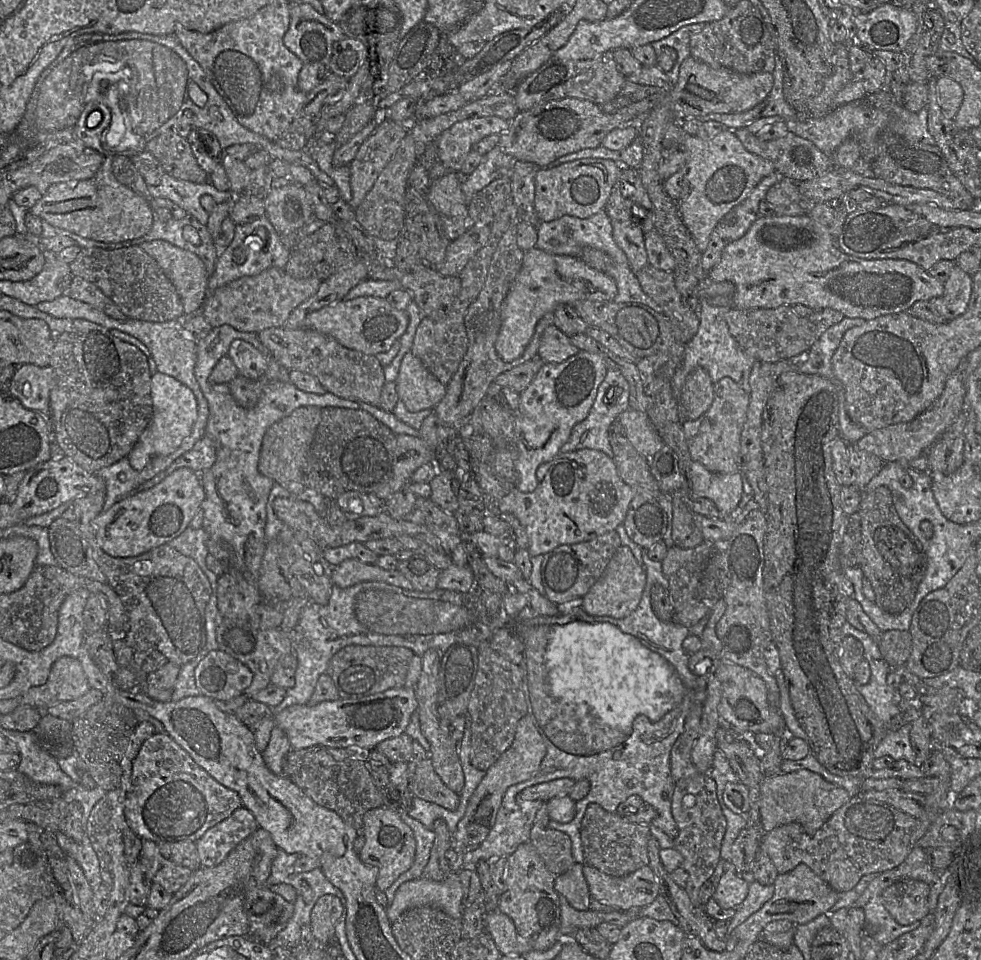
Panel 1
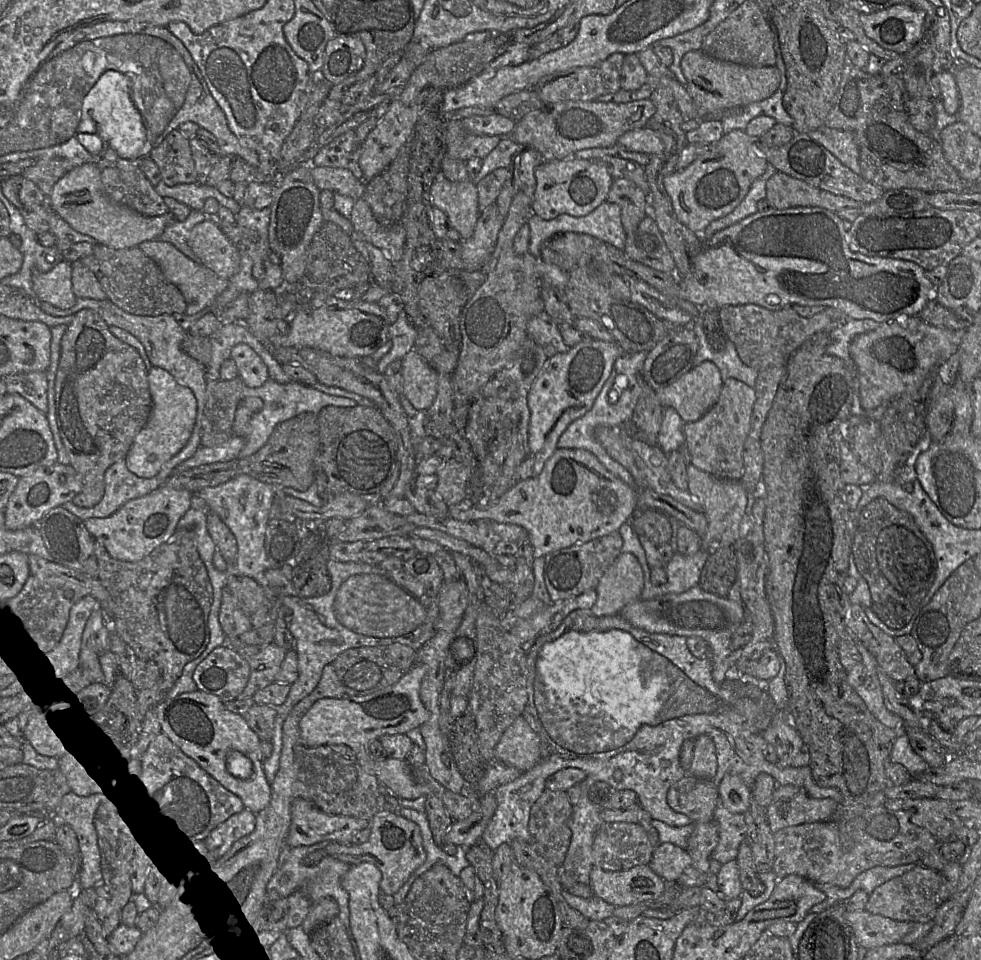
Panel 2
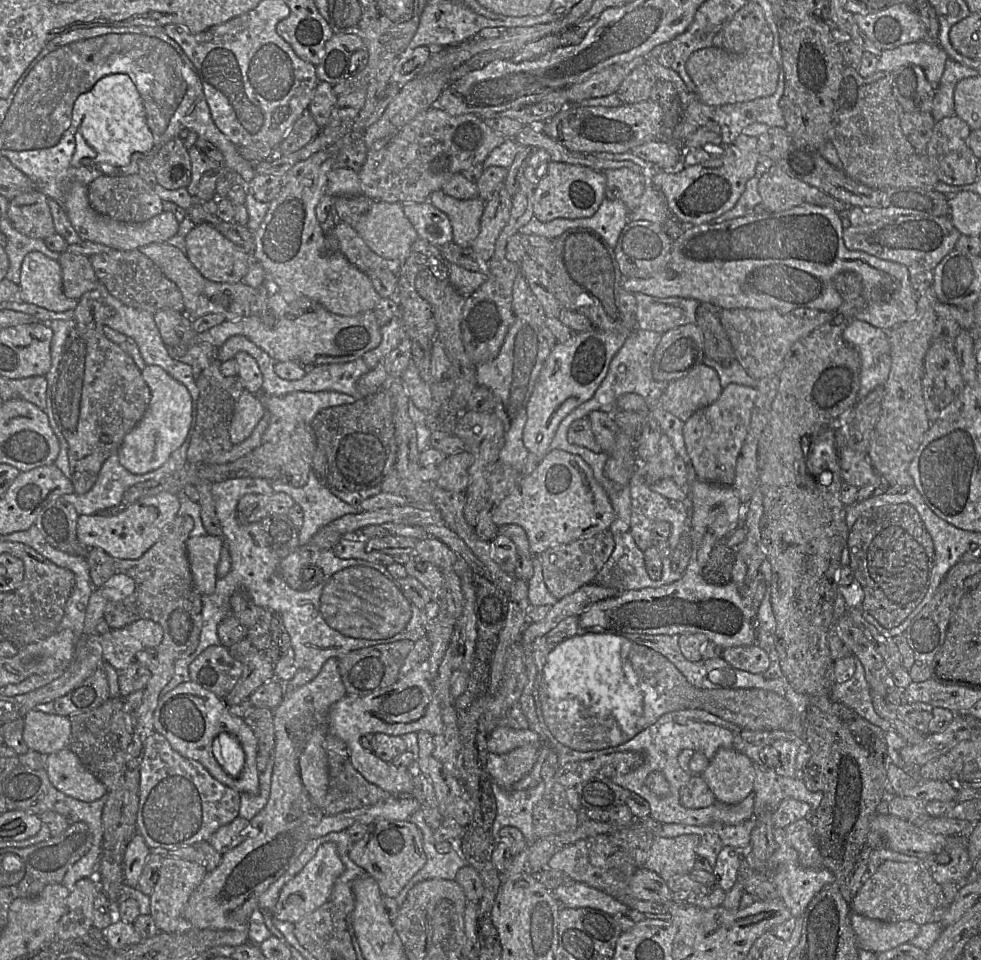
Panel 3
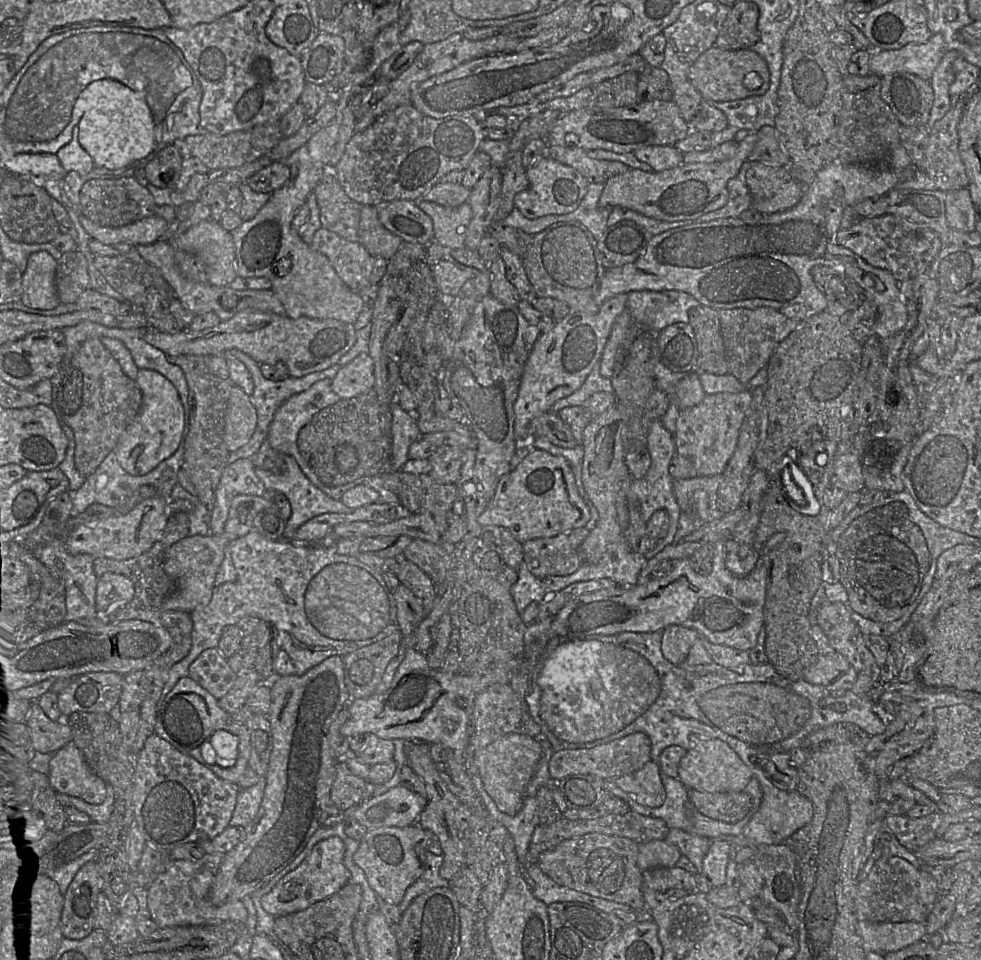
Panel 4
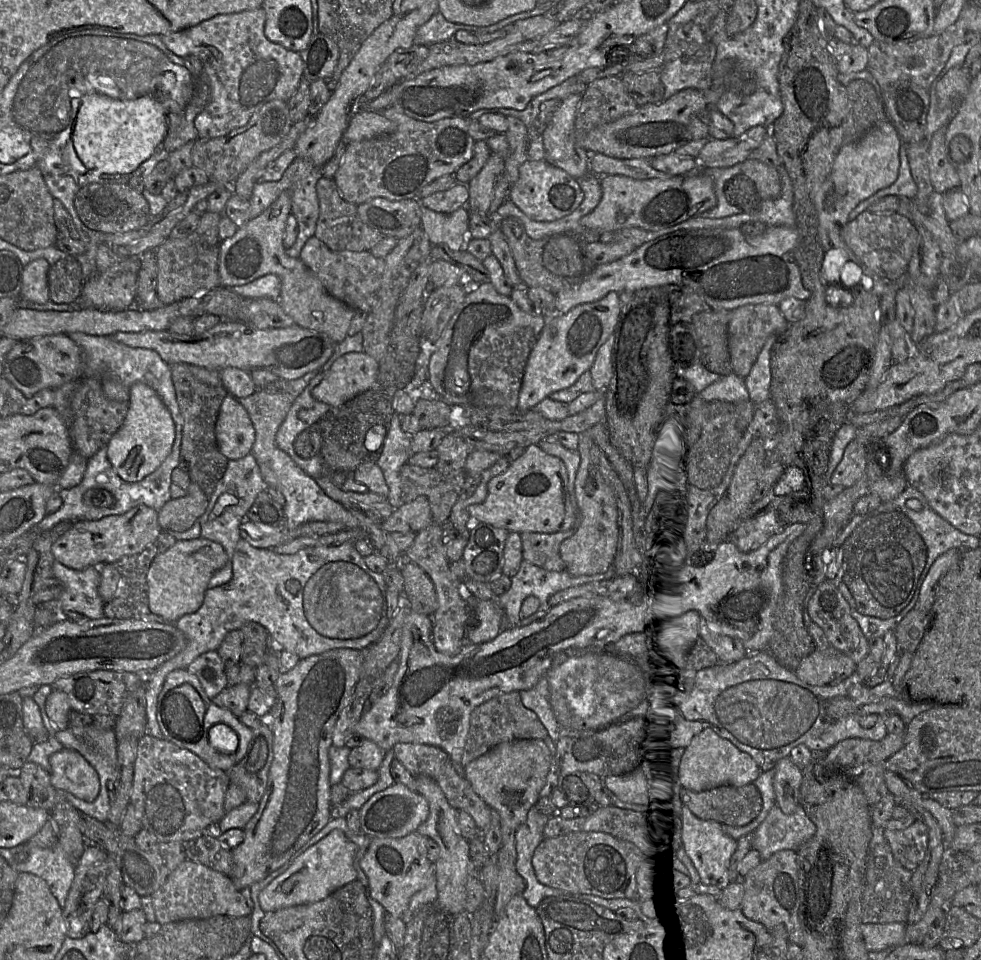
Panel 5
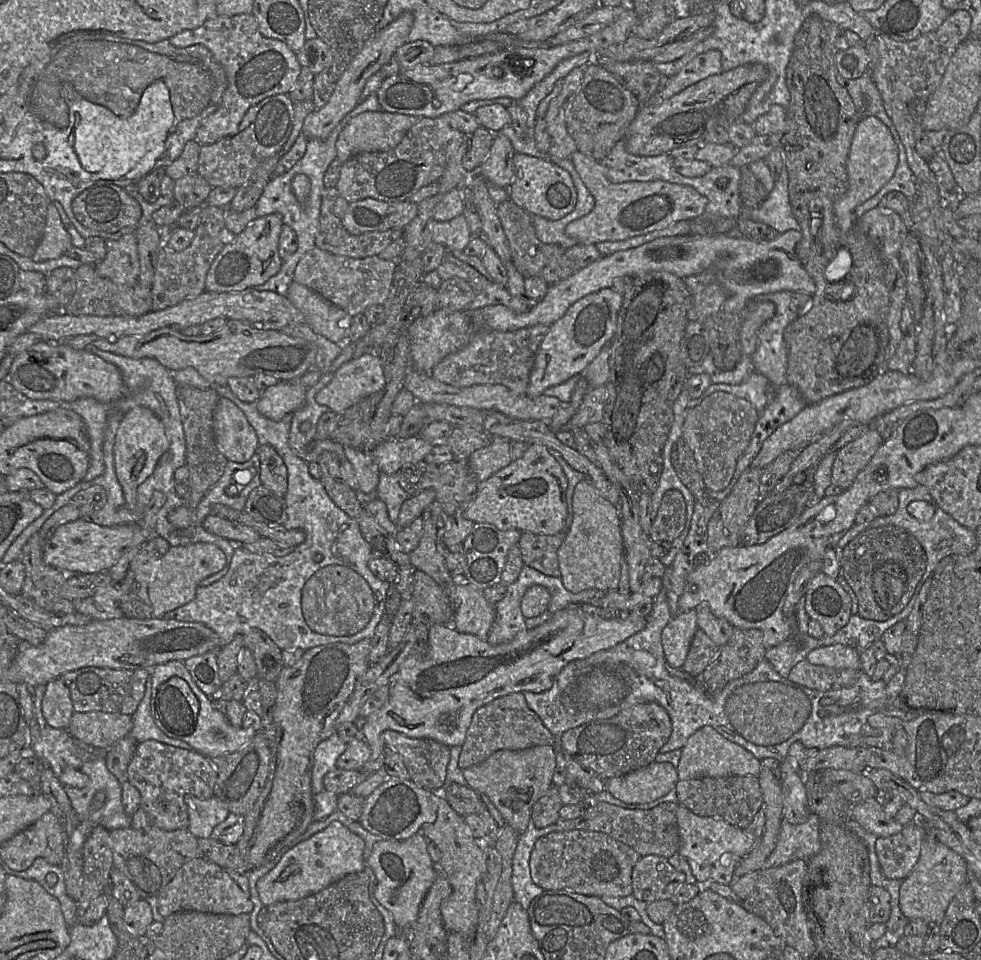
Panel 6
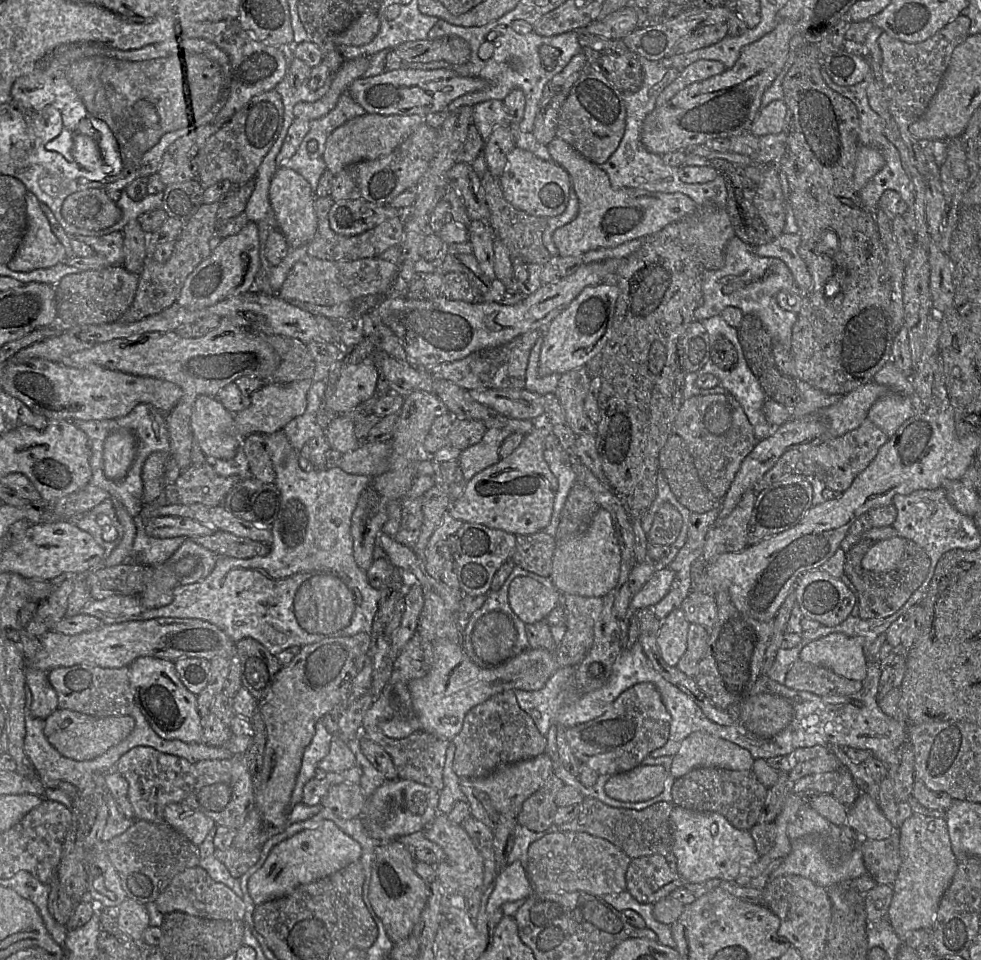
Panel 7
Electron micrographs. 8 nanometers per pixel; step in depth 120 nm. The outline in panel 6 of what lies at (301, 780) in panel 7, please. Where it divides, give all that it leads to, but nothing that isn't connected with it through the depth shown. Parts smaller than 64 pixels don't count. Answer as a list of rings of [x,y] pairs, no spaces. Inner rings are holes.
[[[337,731],[318,744],[314,752],[314,765],[311,775],[313,795],[324,791],[323,778],[336,768],[337,759],[345,752],[347,743],[342,741]]]

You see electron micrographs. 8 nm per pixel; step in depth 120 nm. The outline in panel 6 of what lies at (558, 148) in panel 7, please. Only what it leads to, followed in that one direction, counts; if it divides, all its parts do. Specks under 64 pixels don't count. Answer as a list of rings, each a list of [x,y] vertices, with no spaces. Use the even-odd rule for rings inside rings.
[[[579,150],[571,155],[570,160],[595,199],[589,214],[570,222],[565,228],[565,233],[579,244],[596,245],[602,241],[625,240],[664,229],[678,221],[691,221],[705,212],[708,199],[691,186],[662,180],[612,183],[605,176],[599,161]]]

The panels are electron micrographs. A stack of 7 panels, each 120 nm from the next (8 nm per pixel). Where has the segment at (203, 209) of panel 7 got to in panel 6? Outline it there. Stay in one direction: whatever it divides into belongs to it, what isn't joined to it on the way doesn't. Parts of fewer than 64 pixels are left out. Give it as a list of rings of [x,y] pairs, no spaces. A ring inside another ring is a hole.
[[[204,205],[200,223],[191,244],[182,251],[174,251],[165,242],[160,248],[151,285],[152,310],[158,311],[175,306],[183,300],[196,296],[205,290],[207,273],[225,244],[221,241],[220,232],[225,226],[226,208]]]

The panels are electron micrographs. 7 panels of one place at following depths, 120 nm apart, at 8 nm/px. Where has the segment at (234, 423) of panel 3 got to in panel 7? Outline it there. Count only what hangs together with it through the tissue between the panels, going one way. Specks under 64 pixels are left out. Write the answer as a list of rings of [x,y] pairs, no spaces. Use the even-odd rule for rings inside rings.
[[[201,395],[197,398],[191,426],[197,443],[208,459],[235,458],[243,440],[234,435],[234,415],[217,396]]]

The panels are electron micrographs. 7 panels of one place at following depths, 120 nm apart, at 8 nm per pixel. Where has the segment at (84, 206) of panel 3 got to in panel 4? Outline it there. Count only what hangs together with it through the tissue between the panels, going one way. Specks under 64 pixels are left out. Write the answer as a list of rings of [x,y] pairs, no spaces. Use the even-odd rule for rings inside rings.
[[[82,213],[78,219],[92,239],[107,245],[119,243],[130,244],[134,247],[150,245],[159,241],[169,227],[169,223],[157,215],[121,227],[100,226]]]

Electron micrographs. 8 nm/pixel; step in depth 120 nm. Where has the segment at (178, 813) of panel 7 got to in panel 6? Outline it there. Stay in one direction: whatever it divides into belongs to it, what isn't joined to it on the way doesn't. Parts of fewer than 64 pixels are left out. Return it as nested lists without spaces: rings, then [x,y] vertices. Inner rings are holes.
[[[195,797],[196,807],[188,808],[189,824],[187,830],[196,838],[210,837],[213,828],[223,822],[229,815],[225,803],[216,797],[201,800]]]

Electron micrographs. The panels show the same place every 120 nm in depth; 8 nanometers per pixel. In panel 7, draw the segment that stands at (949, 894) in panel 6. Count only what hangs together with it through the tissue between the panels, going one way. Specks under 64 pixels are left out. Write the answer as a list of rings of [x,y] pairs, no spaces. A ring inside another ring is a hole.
[[[913,813],[896,831],[900,839],[901,865],[892,885],[893,898],[886,918],[904,943],[910,932],[918,929],[929,931],[932,927],[940,900],[951,884],[958,861],[944,818]]]

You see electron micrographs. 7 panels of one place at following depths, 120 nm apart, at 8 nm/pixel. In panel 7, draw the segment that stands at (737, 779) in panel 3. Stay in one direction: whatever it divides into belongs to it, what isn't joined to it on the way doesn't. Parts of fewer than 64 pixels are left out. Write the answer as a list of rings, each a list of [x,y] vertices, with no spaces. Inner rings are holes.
[[[697,731],[690,734],[673,756],[670,774],[676,779],[695,768],[752,770],[750,752],[730,741]]]

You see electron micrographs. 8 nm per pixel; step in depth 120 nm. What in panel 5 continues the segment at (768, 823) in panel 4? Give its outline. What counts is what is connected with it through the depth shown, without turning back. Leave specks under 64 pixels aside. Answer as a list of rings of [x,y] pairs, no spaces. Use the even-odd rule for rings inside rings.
[[[800,804],[793,814],[785,814],[778,805],[774,805],[752,833],[752,848],[765,860],[779,850],[796,851],[815,831],[815,824]]]

